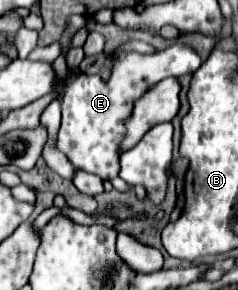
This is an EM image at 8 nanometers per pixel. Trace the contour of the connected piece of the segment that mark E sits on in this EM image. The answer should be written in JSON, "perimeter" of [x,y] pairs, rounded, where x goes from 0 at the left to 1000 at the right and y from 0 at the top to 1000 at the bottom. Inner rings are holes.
{"perimeter":[[[735,148],[668,183],[634,183],[634,190],[601,190],[601,183],[534,183],[525,197],[508,197],[483,231],[475,231],[475,266],[458,279],[424,279],[408,259],[332,259],[307,266],[298,245],[282,259],[273,279],[256,279],[248,293],[248,328],[265,321],[256,341],[256,383],[265,383],[265,410],[256,410],[252,441],[239,466],[239,493],[231,507],[248,521],[265,521],[290,555],[307,555],[307,569],[324,569],[332,583],[391,597],[441,624],[492,610],[492,583],[500,583],[500,534],[492,534],[492,486],[508,486],[508,459],[525,459],[517,438],[517,410],[542,403],[542,376],[559,362],[559,348],[609,321],[609,307],[626,307],[634,293],[651,293],[660,279],[693,272],[693,266],[761,266],[786,252],[819,252],[845,224],[845,197],[828,190],[828,176],[786,155],[786,148]]]}

